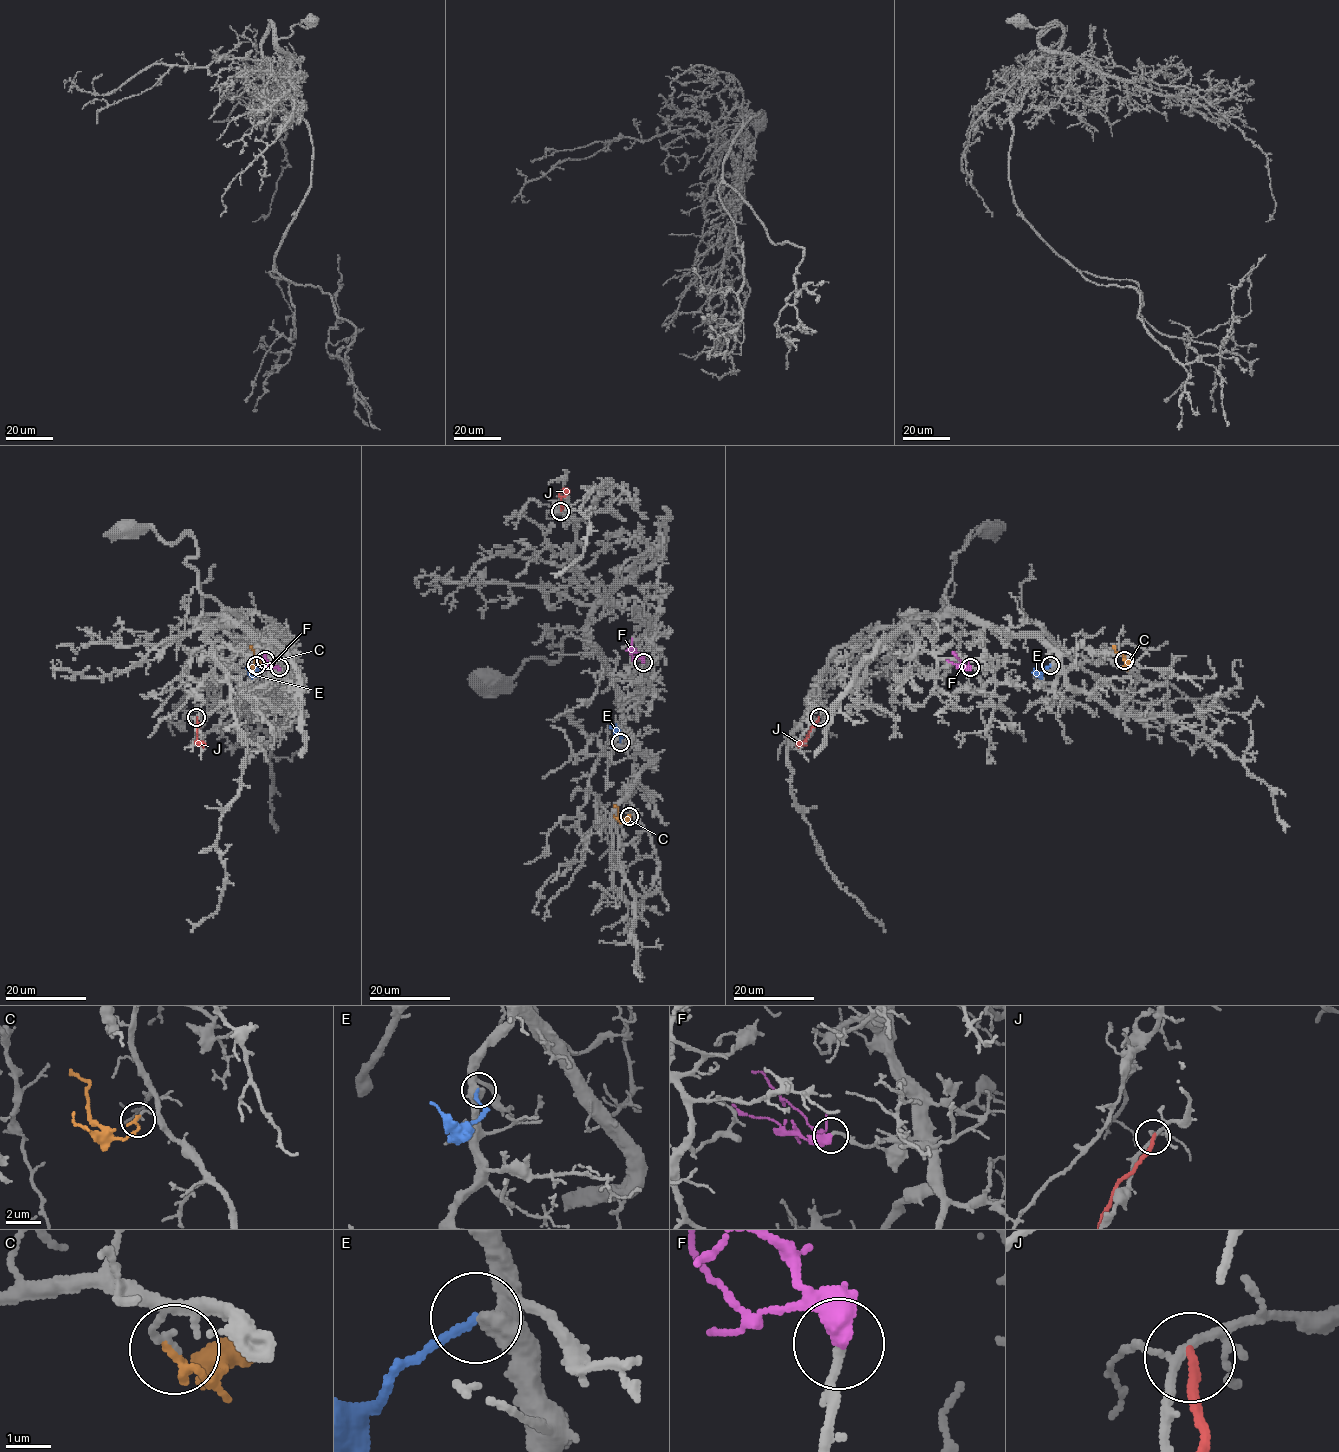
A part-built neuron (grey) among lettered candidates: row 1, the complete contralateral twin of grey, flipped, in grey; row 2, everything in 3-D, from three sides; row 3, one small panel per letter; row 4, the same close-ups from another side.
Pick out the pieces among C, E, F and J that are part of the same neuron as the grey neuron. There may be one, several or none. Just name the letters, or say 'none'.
F

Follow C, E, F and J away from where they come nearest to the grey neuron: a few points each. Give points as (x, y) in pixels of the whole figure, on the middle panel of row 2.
C: (629, 816), (622, 819), (613, 804)
E: (620, 742), (621, 736), (609, 726)
F: (642, 662), (629, 653), (629, 644)
J: (560, 511), (559, 496), (563, 491), (565, 494), (561, 498)

